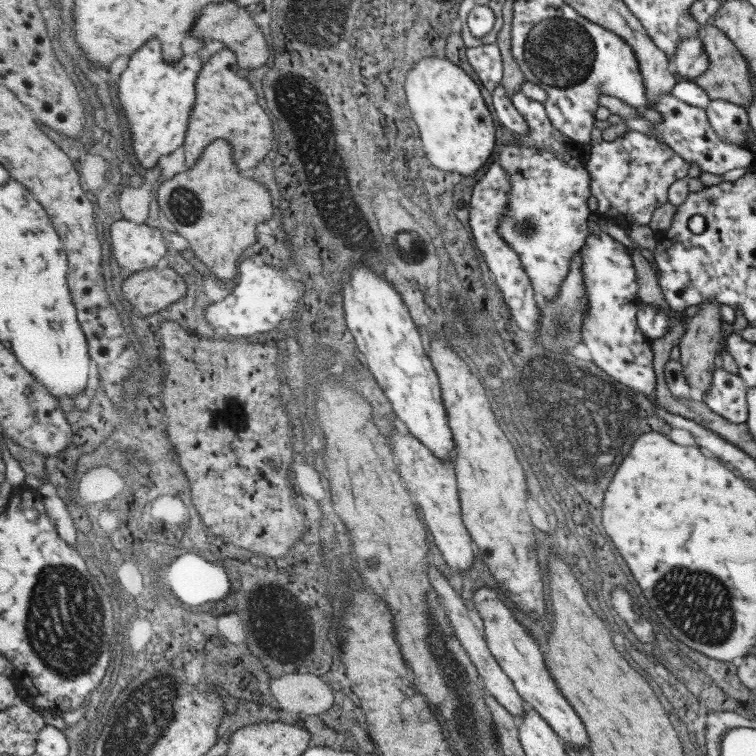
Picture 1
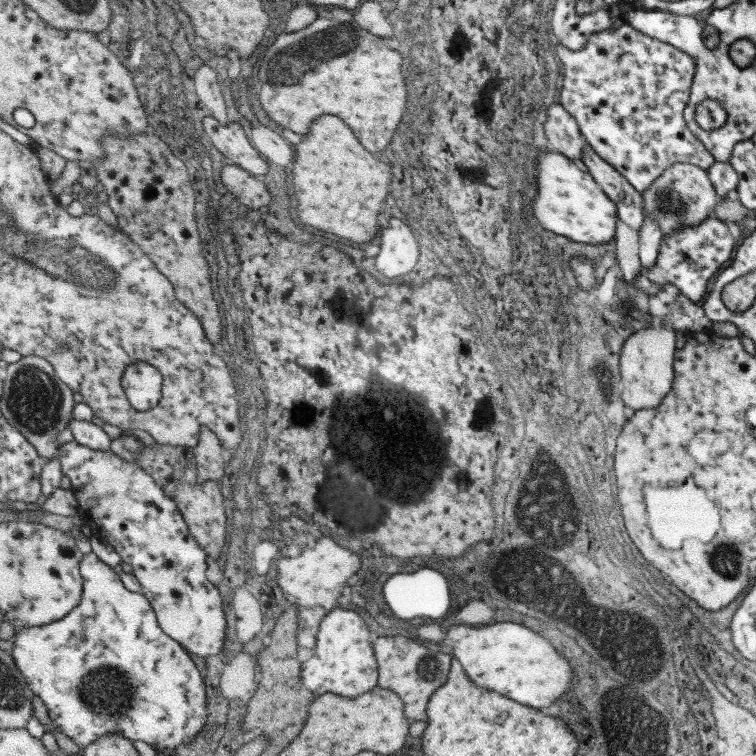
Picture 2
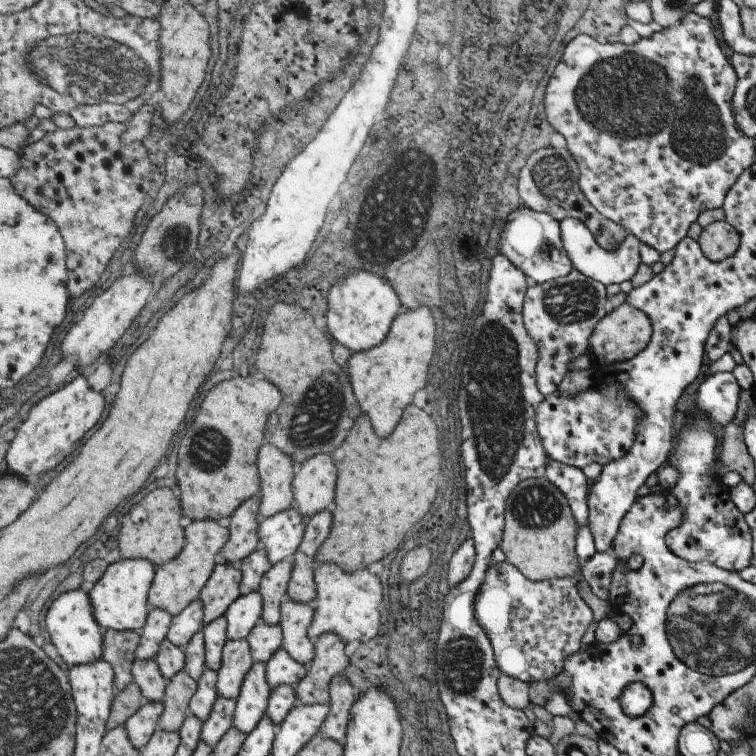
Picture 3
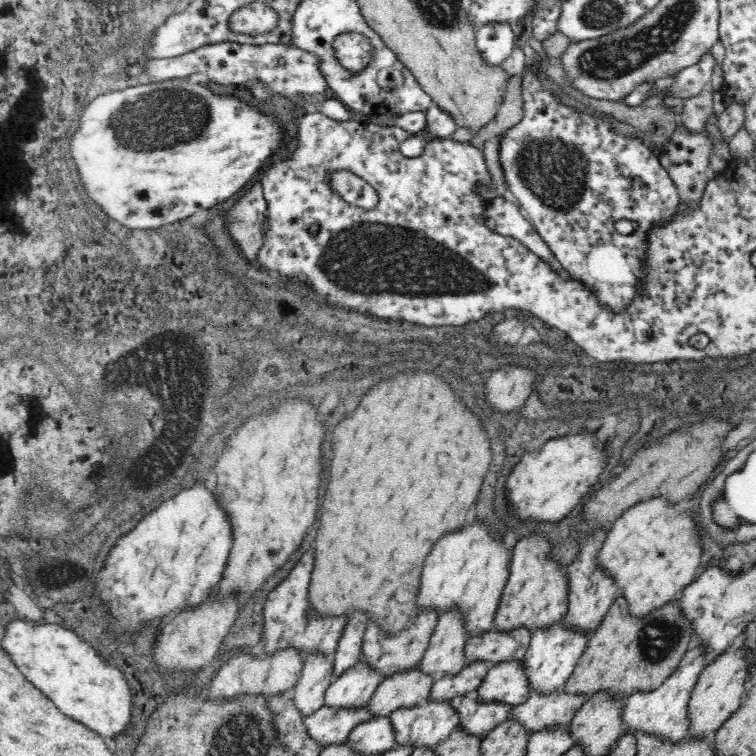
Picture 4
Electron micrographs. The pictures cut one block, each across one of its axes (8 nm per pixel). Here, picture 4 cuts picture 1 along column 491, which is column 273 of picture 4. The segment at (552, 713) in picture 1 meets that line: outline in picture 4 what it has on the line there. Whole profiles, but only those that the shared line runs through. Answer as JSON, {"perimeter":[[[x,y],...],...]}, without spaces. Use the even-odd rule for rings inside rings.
{"perimeter":[[[312,552],[302,556],[302,560],[296,564],[292,574],[270,592],[268,602],[264,606],[264,624],[262,624],[262,642],[264,642],[264,654],[274,656],[280,650],[296,650],[302,658],[308,658],[310,654],[322,654],[332,656],[338,648],[338,640],[342,634],[342,628],[346,624],[346,618],[328,618],[328,620],[316,620],[310,614],[308,604],[308,584],[310,584],[310,572],[312,572]]]}

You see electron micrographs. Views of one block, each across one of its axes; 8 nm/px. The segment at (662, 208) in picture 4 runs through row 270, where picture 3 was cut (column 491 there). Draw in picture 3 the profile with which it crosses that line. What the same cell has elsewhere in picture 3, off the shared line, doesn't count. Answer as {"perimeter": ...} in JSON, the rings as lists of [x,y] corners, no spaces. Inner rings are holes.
{"perimeter":[[[503,562],[503,564],[493,564],[485,574],[483,586],[479,586],[479,594],[475,598],[475,618],[483,628],[483,632],[487,634],[487,640],[491,642],[493,656],[501,674],[507,674],[511,678],[529,684],[529,682],[541,682],[559,676],[565,658],[581,650],[579,648],[581,636],[585,634],[585,628],[589,626],[593,616],[587,604],[577,594],[575,578],[531,582],[515,566]]]}

